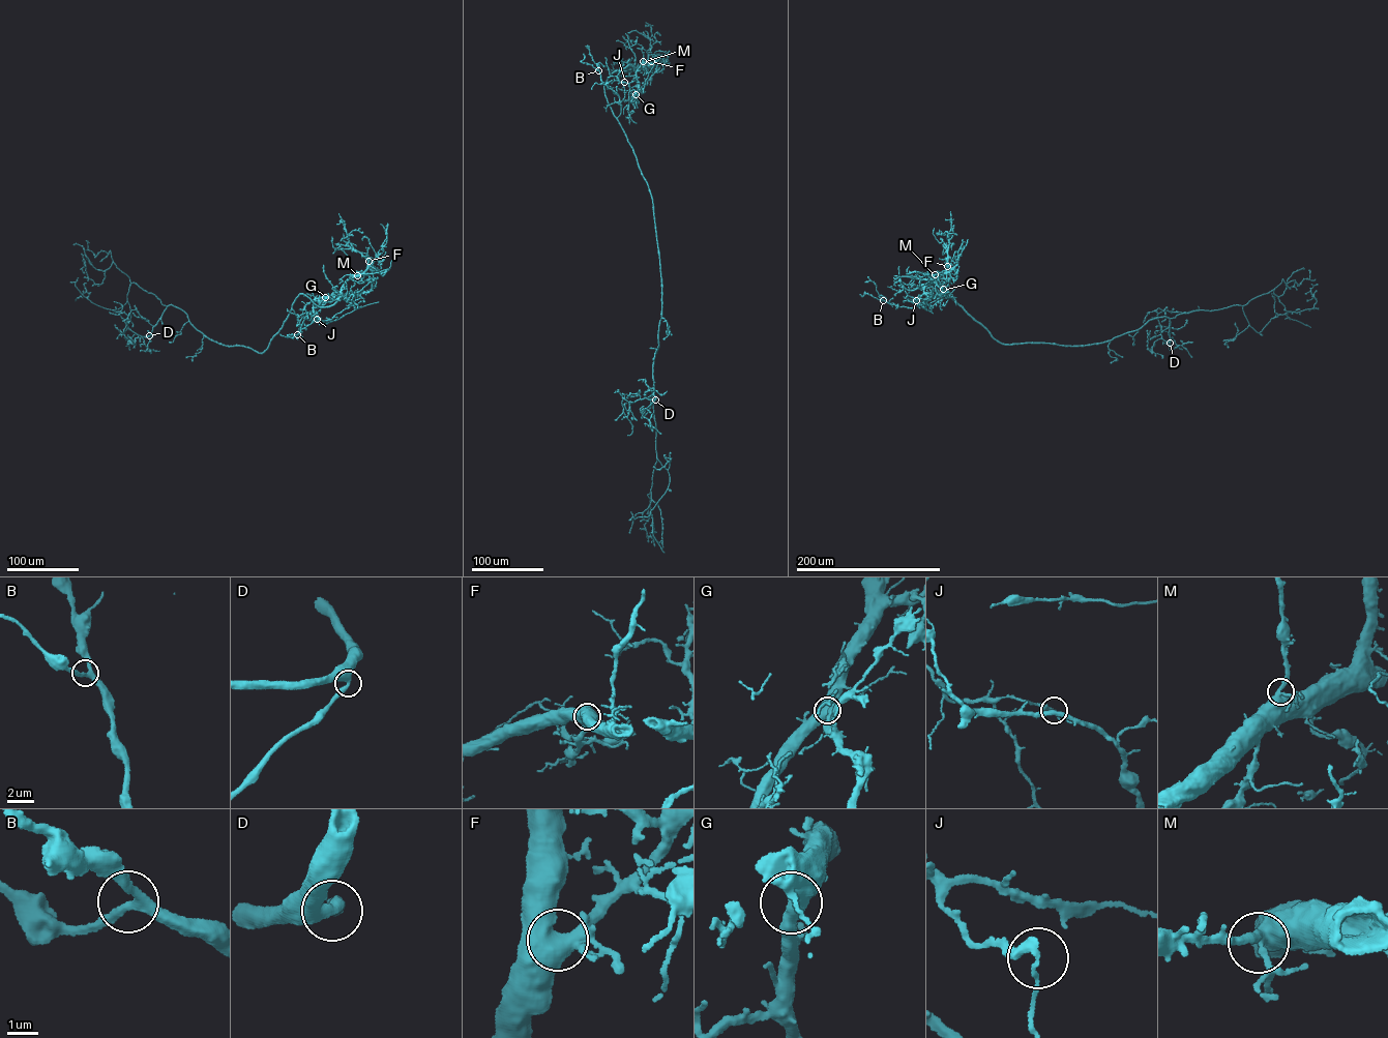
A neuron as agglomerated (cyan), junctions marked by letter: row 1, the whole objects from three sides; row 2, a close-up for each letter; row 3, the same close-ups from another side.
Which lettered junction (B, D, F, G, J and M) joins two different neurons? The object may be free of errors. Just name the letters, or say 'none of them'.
J

